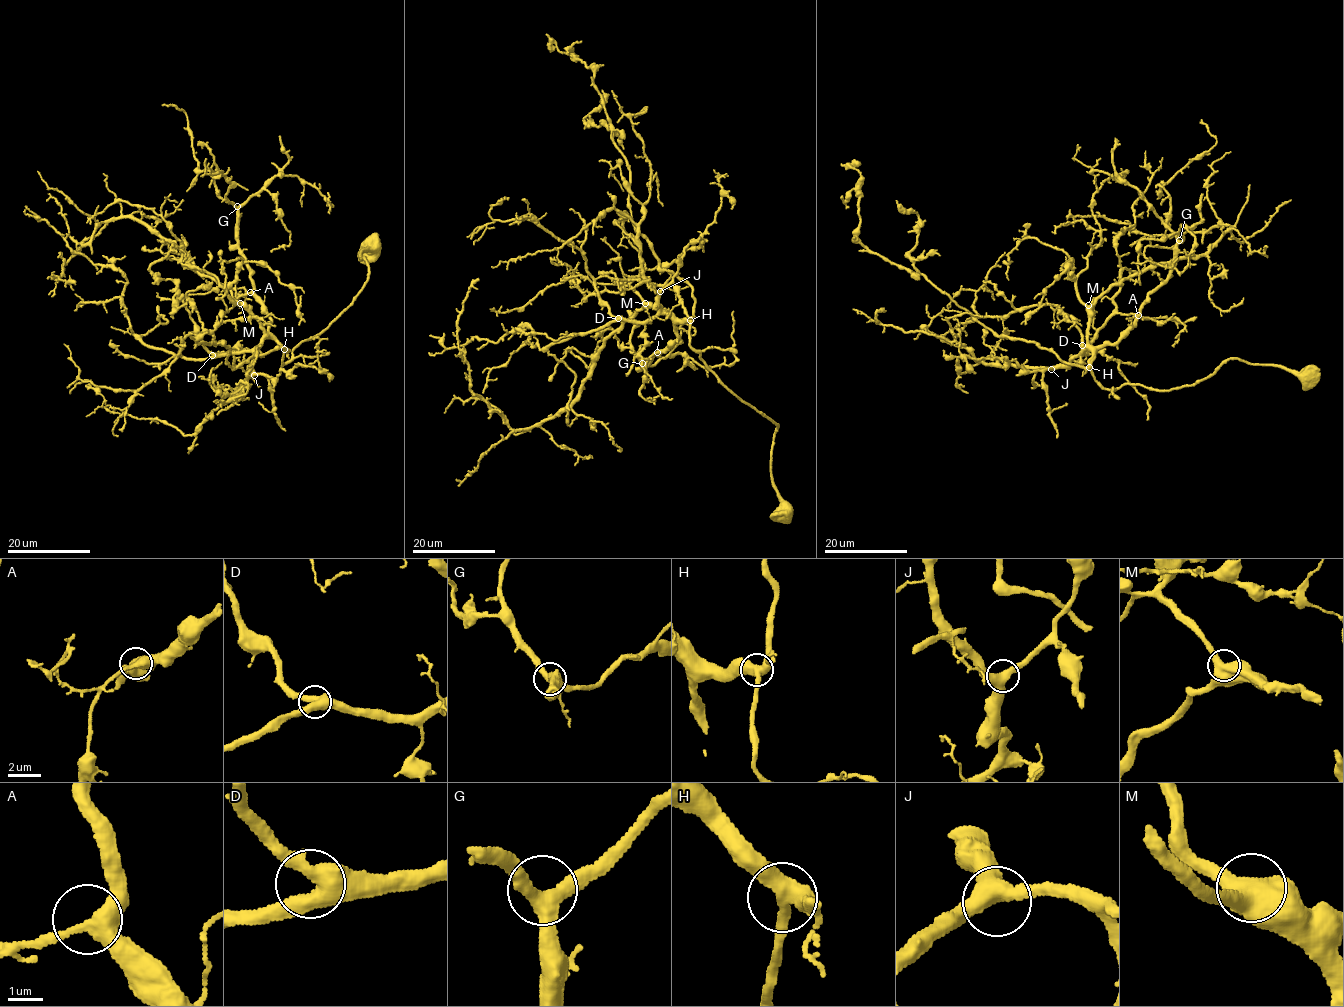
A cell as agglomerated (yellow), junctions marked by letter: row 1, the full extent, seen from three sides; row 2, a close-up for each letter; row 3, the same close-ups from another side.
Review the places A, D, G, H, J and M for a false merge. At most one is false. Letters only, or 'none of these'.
none of these

